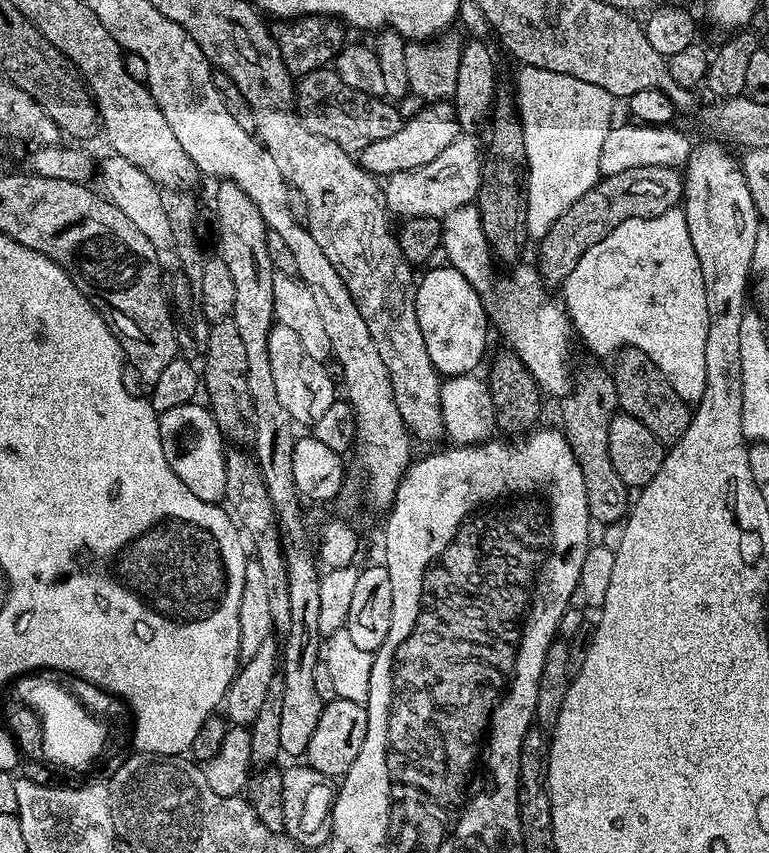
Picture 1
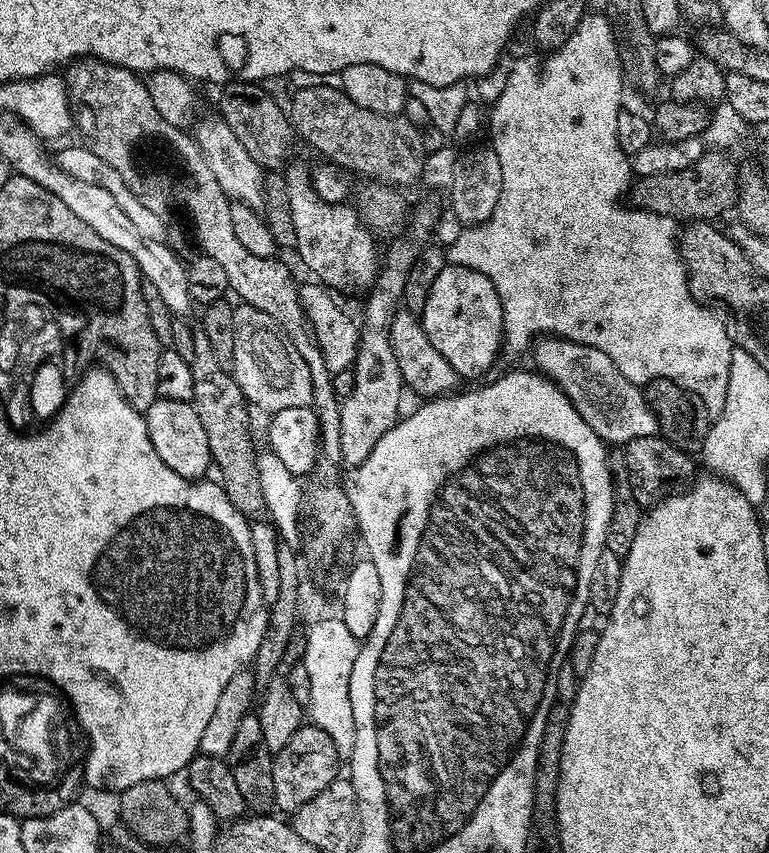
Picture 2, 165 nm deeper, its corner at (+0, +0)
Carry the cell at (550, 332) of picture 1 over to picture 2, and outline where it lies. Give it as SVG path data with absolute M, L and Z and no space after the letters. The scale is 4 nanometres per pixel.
M545 335L534 344L535 367L561 388L582 420L605 445L623 446L634 438L655 436L658 432L654 410L646 402L641 385L630 382L610 358L594 346L567 340L564 336Z

